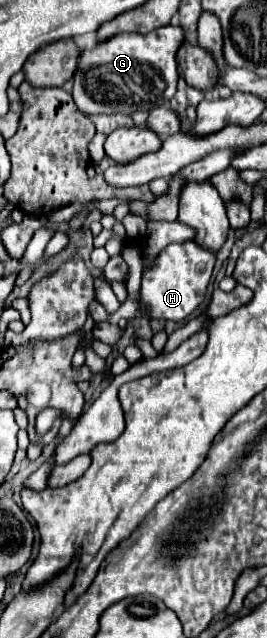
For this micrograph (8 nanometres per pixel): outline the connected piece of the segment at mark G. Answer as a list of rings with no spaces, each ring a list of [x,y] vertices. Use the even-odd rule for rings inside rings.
[[[161,27],[147,35],[121,33],[107,43],[97,45],[93,51],[83,51],[79,57],[77,73],[73,77],[73,99],[81,113],[123,113],[151,111],[165,105],[177,91],[177,63],[175,53],[185,39],[181,27]]]

